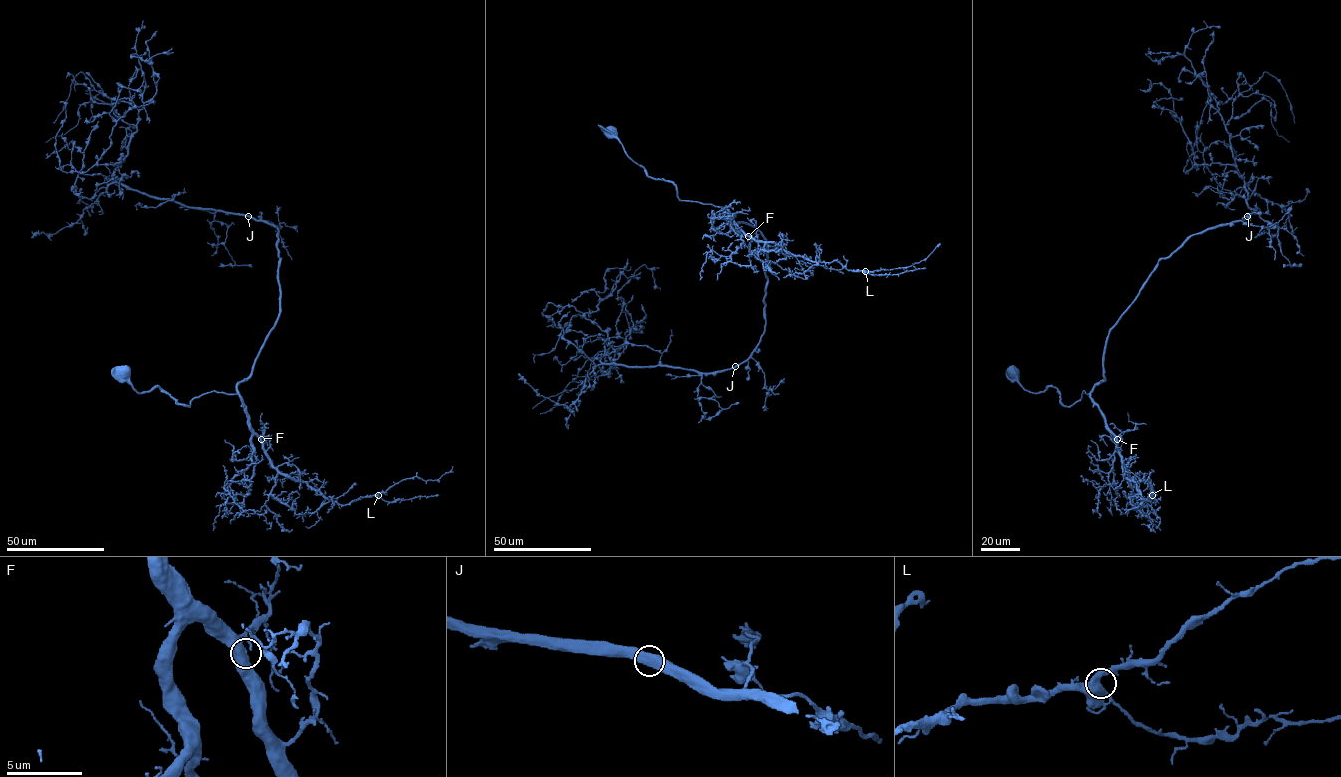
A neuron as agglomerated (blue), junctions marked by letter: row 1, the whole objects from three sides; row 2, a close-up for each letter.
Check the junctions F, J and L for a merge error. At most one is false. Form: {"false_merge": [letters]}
{"false_merge": []}

